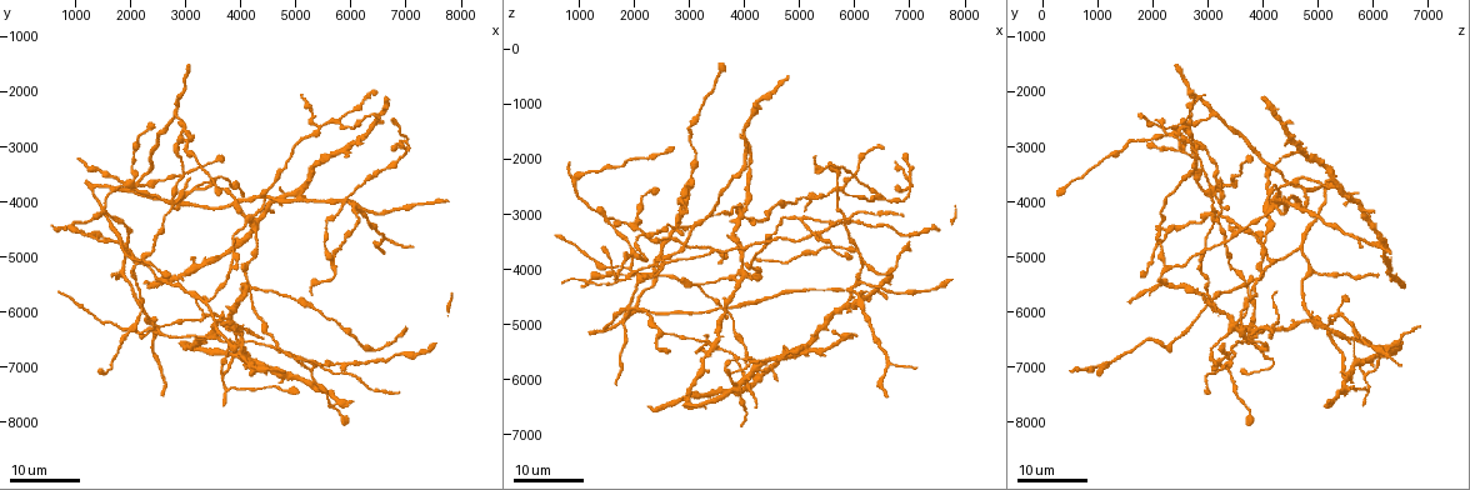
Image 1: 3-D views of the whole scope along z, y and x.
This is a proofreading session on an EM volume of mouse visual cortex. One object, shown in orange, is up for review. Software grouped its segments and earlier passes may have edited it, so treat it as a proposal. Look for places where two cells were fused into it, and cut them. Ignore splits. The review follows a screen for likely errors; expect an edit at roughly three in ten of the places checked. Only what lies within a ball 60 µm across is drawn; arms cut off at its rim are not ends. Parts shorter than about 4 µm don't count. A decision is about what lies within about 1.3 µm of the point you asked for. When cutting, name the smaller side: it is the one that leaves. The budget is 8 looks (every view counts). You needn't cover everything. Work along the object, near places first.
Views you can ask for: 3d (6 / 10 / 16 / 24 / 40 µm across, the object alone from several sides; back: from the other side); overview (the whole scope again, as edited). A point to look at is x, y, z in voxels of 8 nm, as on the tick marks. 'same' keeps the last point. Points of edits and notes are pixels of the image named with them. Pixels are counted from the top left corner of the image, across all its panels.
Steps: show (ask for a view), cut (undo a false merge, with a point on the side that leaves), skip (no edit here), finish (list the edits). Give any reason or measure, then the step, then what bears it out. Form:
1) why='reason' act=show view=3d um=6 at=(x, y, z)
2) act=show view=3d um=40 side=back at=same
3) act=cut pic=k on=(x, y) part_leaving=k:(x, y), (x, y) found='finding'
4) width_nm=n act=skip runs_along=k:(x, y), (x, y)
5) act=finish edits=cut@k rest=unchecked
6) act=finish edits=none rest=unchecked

why='small branch off a trunk' act=show view=3d um=16 at=(5250, 7050, 3400)

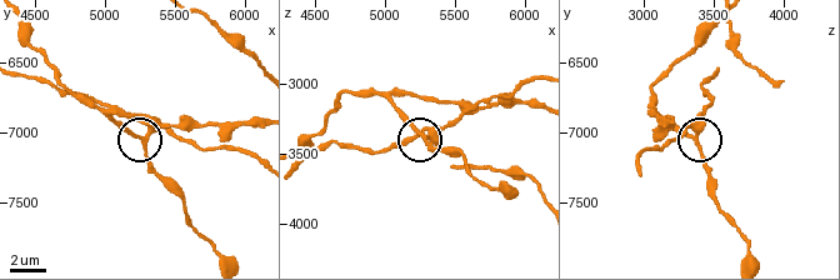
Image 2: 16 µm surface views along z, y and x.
why='closer look' act=show view=3d um=6 at=(5240, 7040, 3340)

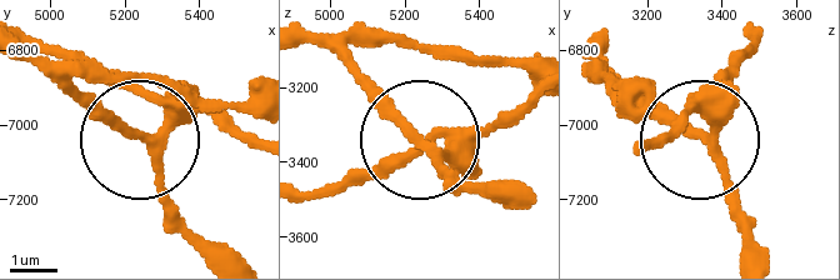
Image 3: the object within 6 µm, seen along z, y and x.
why='other side' act=show view=3d um=6 side=back at=(5240, 7040, 3360)

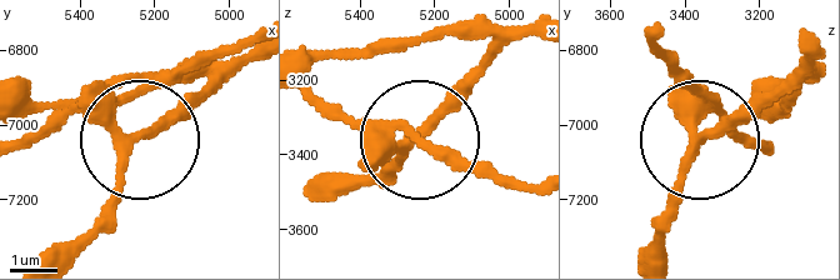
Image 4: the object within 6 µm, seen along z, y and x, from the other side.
arms=3 act=cut pic=4 on=(155, 81) part_leaving=4:(376, 125), (528, 185) found='a second cell is stuck on'

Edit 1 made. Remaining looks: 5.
why='three arms meet' act=show view=3d um=16 at=(5950, 4050, 4300)

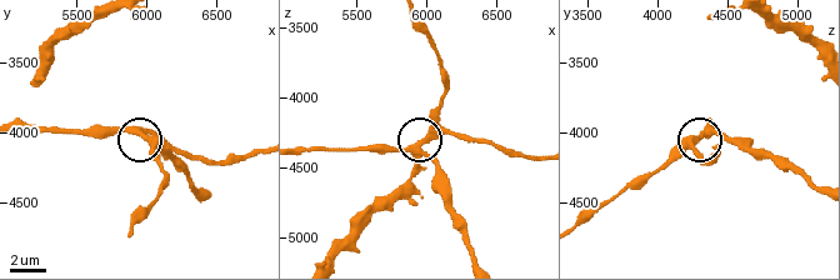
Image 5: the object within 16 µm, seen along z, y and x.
why='zoom in' act=show view=3d um=6 at=(5960, 4000, 4360)

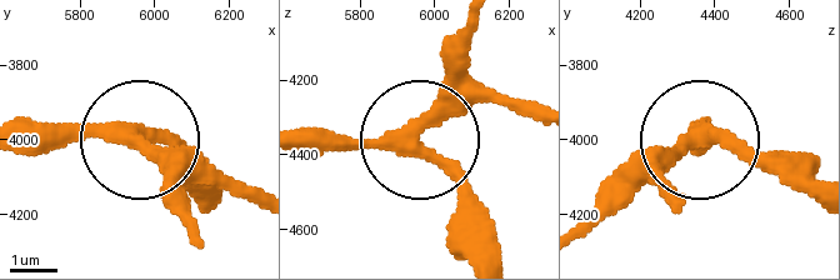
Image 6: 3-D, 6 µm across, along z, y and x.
act=skip found='all the same cell'

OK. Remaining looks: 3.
why='looks like a crossing' act=show view=3d um=24 at=(2850, 4000, 3250)

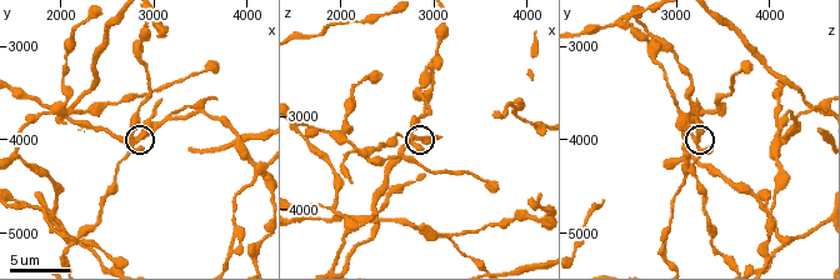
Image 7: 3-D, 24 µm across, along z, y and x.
why='zoom in' act=show view=3d um=6 at=(2750, 4050, 3250)

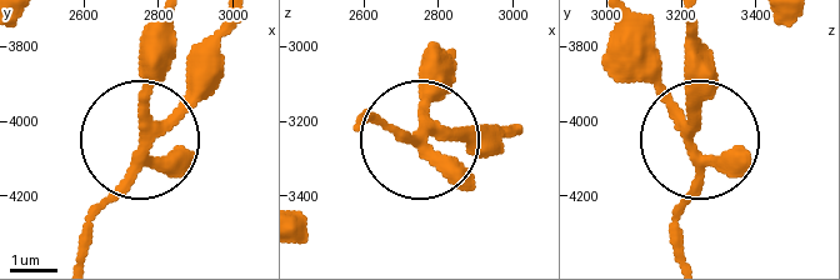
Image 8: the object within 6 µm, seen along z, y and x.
act=skip runs_along=8:(429, 95), (429, 130), (520, 130) found='all the same cell'

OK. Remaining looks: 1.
act=show view=3d um=6 at=(2200, 5100, 4200)

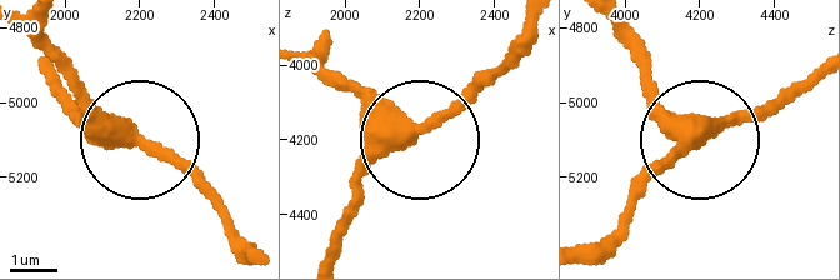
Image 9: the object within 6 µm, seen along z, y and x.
act=skip found='all the same cell'

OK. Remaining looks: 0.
act=finish edits=cut@4 rest=unchecked

